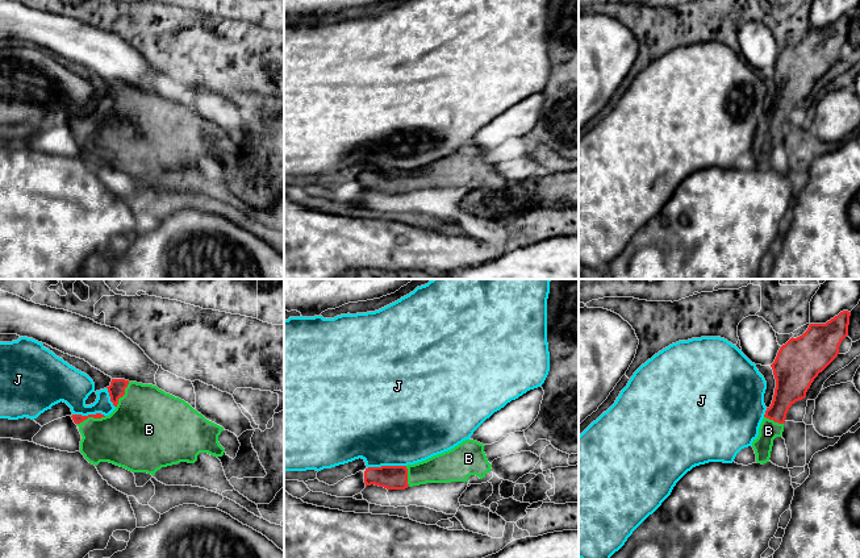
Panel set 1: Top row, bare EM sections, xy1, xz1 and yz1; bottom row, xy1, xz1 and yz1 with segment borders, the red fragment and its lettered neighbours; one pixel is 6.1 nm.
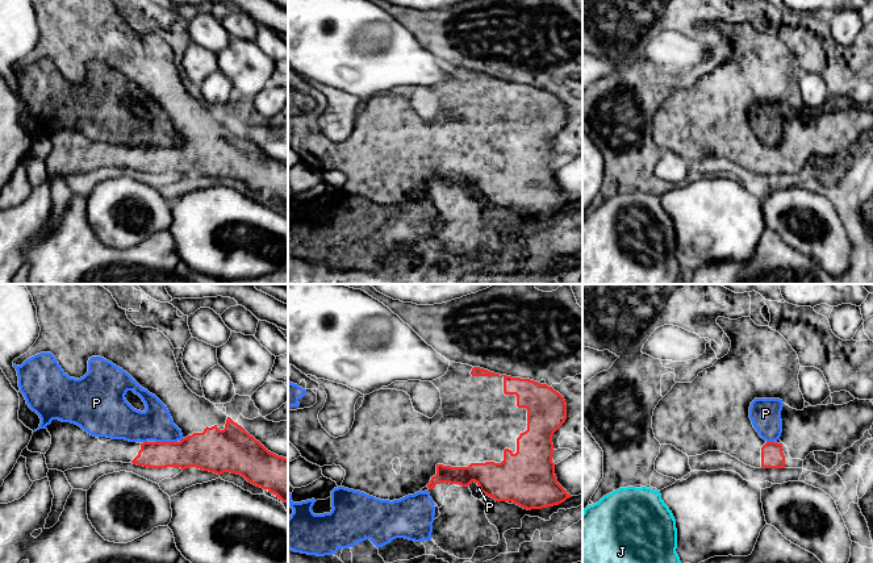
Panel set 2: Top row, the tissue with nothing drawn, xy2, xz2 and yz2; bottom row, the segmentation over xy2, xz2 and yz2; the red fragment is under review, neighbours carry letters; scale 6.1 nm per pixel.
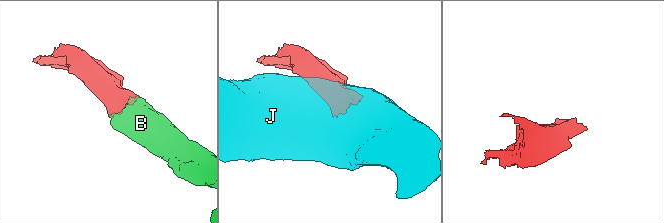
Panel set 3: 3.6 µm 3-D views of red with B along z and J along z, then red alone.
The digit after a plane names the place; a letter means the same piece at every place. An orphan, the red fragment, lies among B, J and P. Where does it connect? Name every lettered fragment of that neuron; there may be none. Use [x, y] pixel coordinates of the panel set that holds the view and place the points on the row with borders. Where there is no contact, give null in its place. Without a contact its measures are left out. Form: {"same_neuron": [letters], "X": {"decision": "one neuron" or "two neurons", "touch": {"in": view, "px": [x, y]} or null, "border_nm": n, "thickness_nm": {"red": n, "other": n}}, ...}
{"same_neuron": ["B"], "B": {"decision": "one neuron", "touch": {"in": "xy1", "px": [91, 416]}, "border_nm": 190, "thickness_nm": {"red": 60, "other": 340}}, "J": {"decision": "two neurons", "touch": {"in": "xz1", "px": [385, 466]}, "border_nm": 240, "thickness_nm": {"red": 140, "other": 500}}, "P": {"decision": "two neurons", "touch": {"in": "xy2", "px": [166, 442]}, "border_nm": 140, "thickness_nm": {"red": 220, "other": 200}}}

